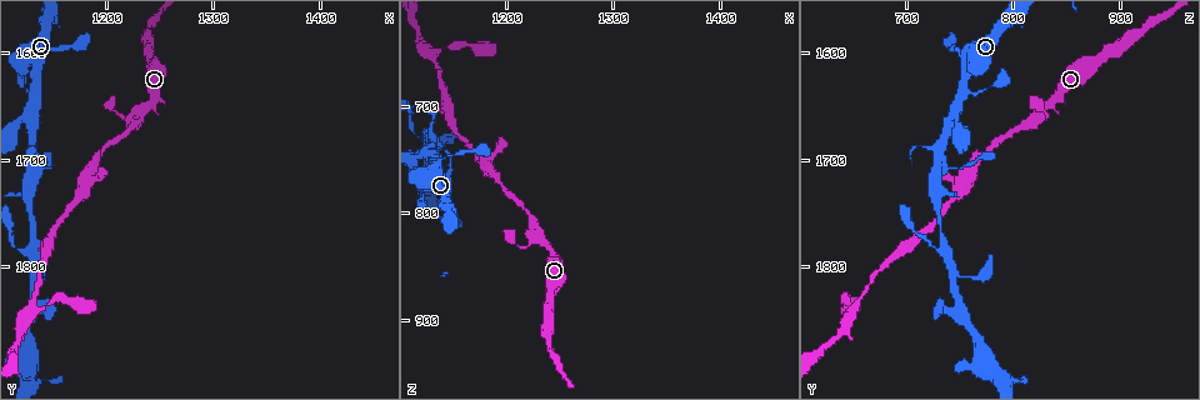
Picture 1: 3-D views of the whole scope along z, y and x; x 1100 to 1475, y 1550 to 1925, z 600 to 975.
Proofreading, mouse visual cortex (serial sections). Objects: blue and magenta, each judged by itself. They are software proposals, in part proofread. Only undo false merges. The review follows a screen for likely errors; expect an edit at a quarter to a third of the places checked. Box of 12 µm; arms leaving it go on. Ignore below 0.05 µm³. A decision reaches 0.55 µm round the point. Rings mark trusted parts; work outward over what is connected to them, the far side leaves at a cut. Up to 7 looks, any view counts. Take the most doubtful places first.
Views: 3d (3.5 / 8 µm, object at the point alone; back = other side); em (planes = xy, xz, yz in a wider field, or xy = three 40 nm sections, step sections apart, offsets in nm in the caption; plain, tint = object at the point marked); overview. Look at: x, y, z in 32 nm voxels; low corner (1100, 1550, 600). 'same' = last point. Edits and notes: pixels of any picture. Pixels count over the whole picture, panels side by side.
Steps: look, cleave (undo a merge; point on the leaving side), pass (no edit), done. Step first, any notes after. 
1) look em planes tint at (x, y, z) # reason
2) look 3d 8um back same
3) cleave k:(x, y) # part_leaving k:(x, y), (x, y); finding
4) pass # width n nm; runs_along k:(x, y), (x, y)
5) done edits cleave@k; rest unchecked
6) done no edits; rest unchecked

look 3d 3.5um at (1128, 1840, 652) # three arms meet

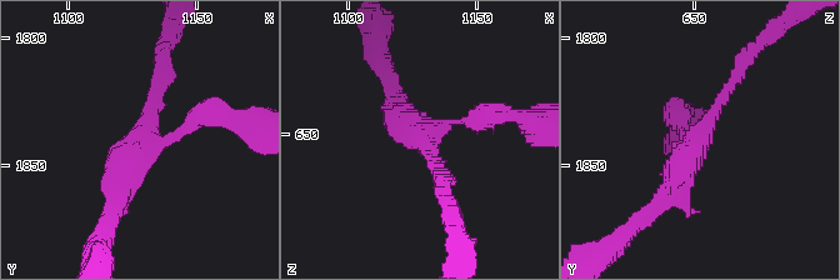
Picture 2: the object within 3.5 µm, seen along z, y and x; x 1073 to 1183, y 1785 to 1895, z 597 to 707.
look em xy step 5 tint at (1130, 1838, 652) # arms 3; arm_widths 150, 200, 350 nm; need the tissue

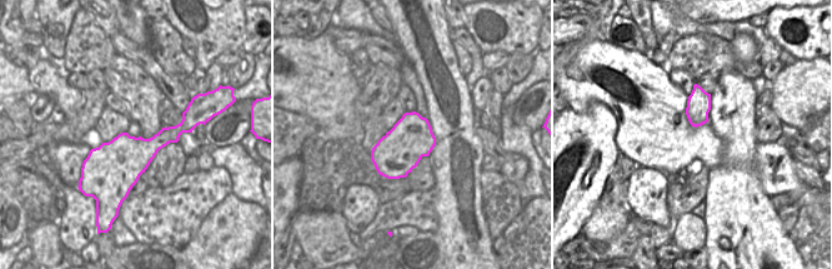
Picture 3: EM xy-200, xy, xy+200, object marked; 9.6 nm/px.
pass # runs_along 2:(741, 68), (661, 201); all the same cell

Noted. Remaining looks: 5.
look 3d 8um at (1132, 1654, 748) # side arm on a straight run

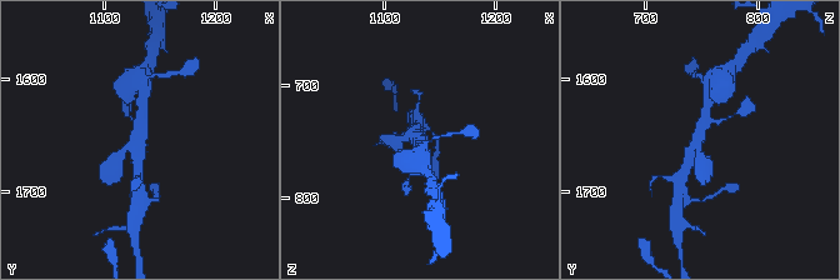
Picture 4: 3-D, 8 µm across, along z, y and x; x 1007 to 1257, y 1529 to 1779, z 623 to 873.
look em xy step 2 tint at (1130, 1654, 746) # arms 3; arm_widths 300, 300, 300 nm

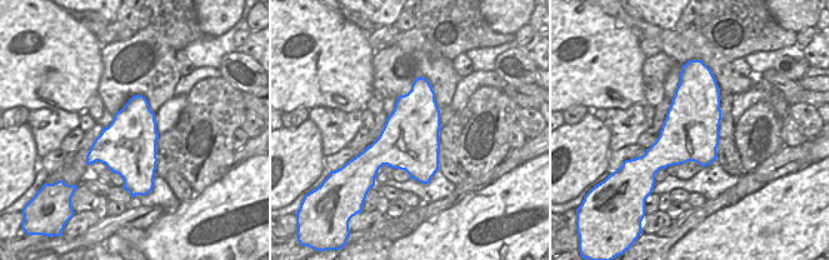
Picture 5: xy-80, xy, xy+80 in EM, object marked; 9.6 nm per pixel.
pass # width 550 nm; runs_along 4:(708, 106), (688, 169), (681, 175); continuous, no second cell

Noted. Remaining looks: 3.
look 3d 3.5um at (1134, 1782, 736) # a narrow waist

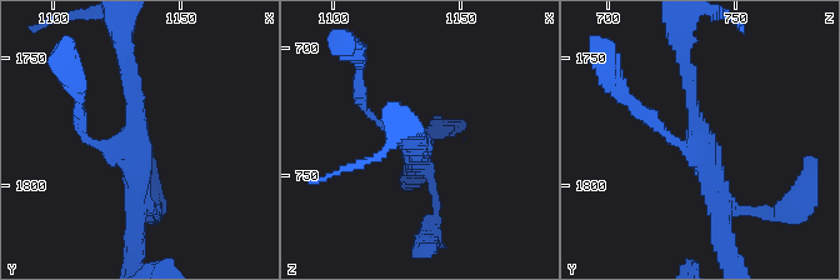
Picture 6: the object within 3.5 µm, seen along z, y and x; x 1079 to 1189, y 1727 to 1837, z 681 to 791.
look em xy step 1 tint at (1133, 1780, 736) # arms 3; arm_widths 100, 200, 300 nm

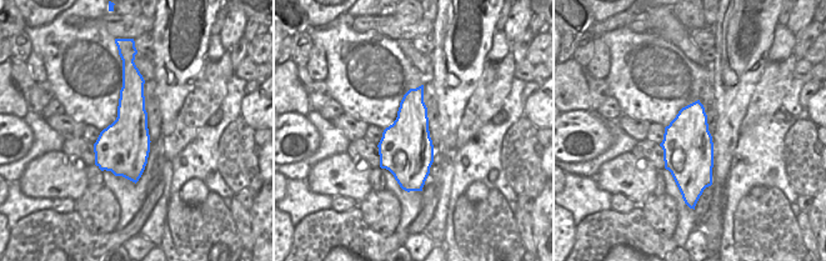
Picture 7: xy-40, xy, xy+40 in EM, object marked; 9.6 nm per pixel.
look em xy step 2 tint same # cut it another way

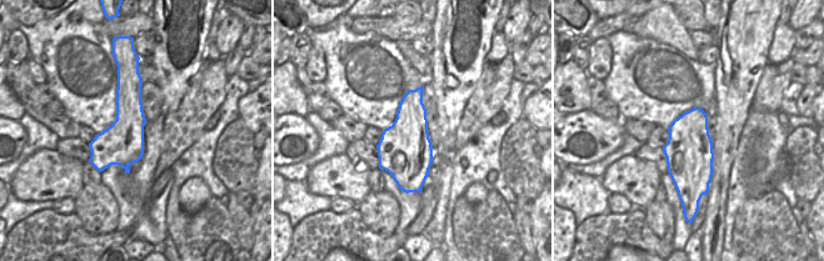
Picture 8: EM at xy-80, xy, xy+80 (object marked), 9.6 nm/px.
pass # runs_along 6:(683, 58), (721, 215); all the same cell

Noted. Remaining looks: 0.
done no edits; rest unchecked

